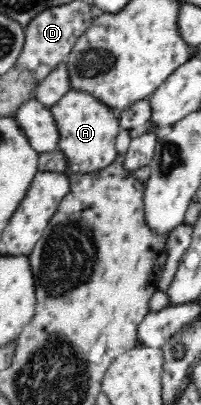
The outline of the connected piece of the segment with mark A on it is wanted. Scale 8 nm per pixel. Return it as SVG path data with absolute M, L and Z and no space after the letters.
M72 88L51 105L50 111L60 132L58 147L70 162L66 174L97 170L114 161L118 155L115 139L122 128L119 113L112 106L96 99L89 91Z

